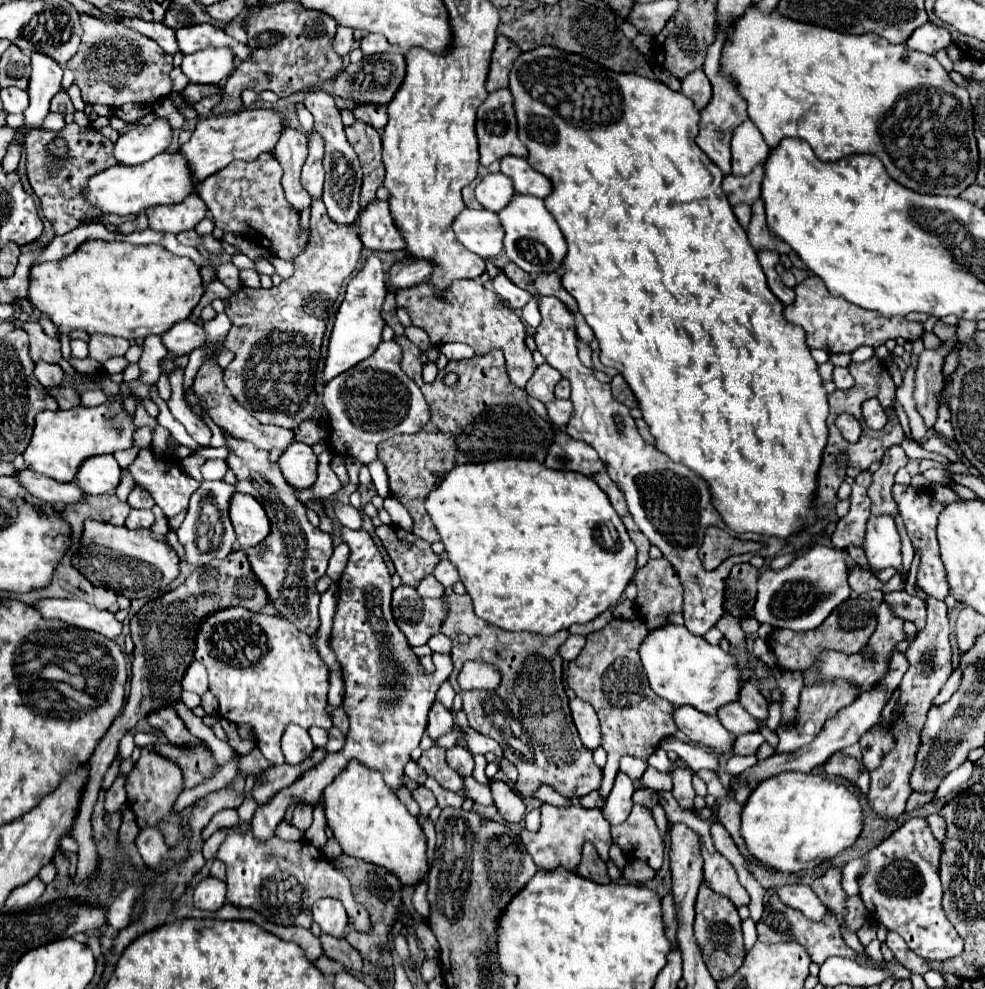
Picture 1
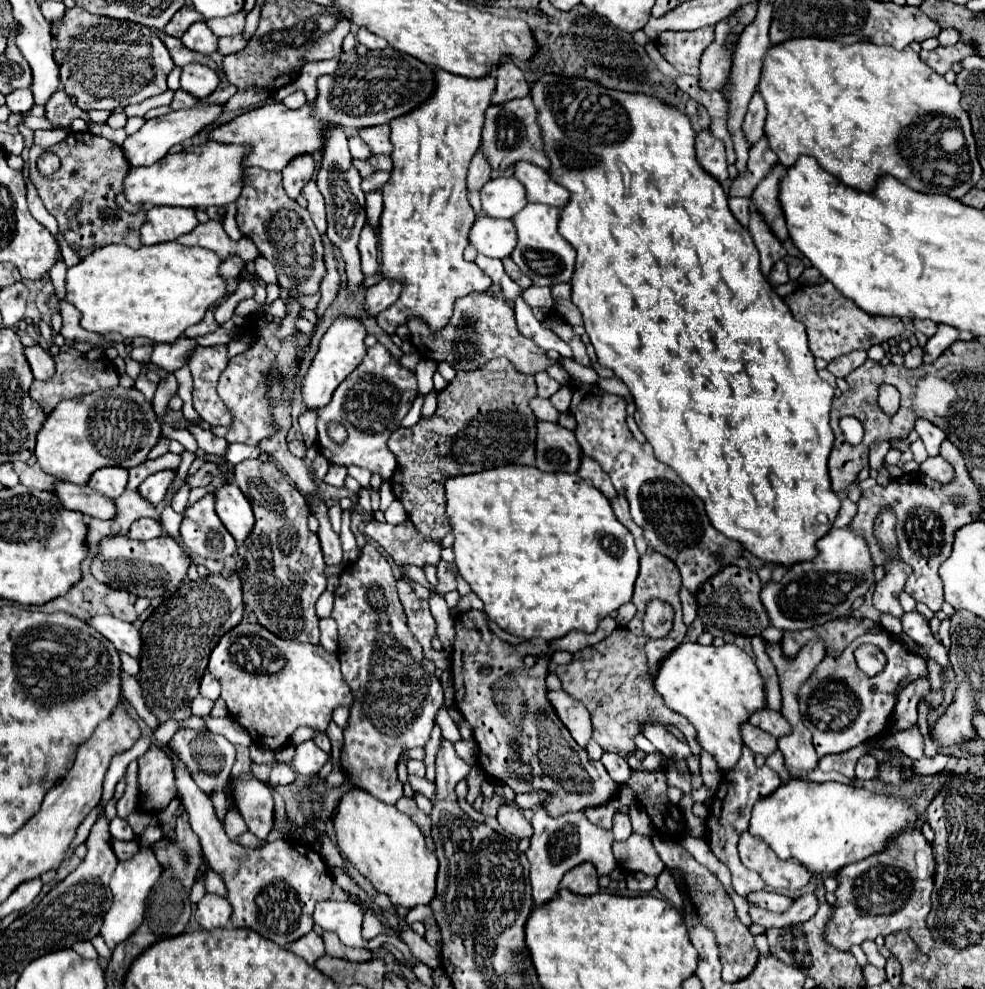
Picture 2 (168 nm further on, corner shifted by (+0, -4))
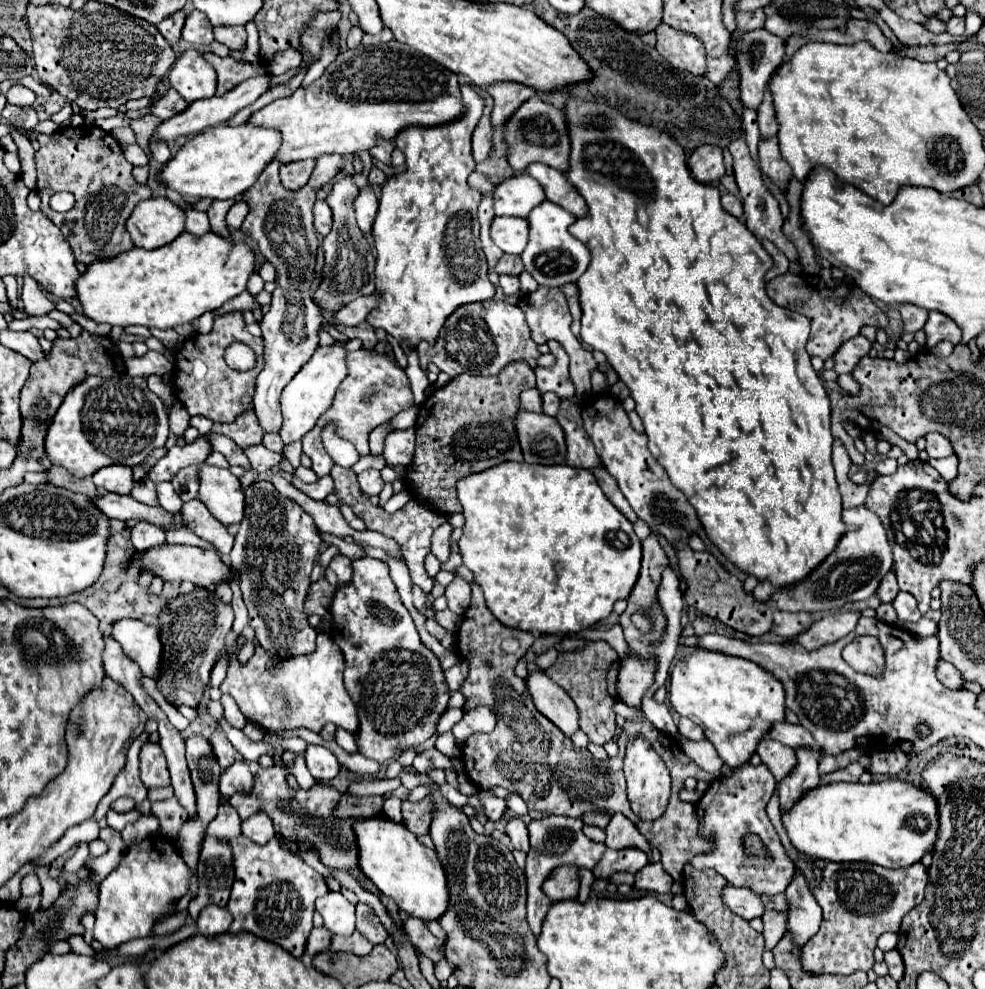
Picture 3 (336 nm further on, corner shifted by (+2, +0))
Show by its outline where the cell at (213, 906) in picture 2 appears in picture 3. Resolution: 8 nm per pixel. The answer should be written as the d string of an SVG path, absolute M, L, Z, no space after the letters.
M207 905L201 909L201 913L197 917L197 927L199 927L201 935L211 937L211 935L219 935L219 933L229 931L231 921L233 921L233 917L225 907Z

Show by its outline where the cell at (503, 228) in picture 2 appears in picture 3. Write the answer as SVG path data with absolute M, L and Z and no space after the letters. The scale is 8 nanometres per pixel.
M495 217L491 223L491 239L501 251L519 255L527 245L527 219Z

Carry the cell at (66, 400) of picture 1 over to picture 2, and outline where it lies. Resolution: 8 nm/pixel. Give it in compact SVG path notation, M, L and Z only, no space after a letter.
M63 345L59 355L53 357L55 359L55 375L53 379L49 381L33 381L31 389L29 389L29 397L43 407L45 413L51 413L59 401L63 399L75 399L75 397L81 397L85 393L91 393L91 391L97 391L97 389L109 389L109 387L117 387L119 385L119 375L117 375L117 369L111 361L87 361L85 353L69 347L69 345Z

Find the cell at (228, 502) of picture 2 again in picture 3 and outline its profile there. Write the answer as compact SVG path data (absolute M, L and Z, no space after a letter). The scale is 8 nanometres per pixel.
M203 465L199 499L207 503L207 509L223 525L233 527L241 523L245 513L245 497L239 479L233 473L229 473L229 469Z

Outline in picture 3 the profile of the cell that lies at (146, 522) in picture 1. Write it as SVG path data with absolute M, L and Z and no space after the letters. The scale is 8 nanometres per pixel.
M139 521L133 529L131 529L131 543L137 551L147 551L155 545L163 545L165 543L165 533L161 527L147 523L147 521Z

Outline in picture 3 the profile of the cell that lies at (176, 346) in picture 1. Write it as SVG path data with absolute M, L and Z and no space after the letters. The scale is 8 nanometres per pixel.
M147 351L143 357L133 357L125 361L127 373L131 377L149 377L149 375L167 375L171 365L161 351Z

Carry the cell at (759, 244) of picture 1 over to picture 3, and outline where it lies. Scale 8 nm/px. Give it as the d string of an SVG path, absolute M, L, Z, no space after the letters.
M775 137L767 141L759 141L759 167L783 193L787 193L787 185L793 173L791 167L787 167L787 163L781 157L779 143Z

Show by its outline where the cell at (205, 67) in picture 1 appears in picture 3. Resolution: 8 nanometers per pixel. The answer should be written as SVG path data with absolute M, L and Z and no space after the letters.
M189 49L171 67L169 83L187 103L193 103L215 95L217 77L215 69L203 59L203 53Z

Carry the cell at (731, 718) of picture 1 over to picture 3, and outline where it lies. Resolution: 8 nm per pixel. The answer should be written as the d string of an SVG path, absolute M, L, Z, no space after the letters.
M765 737L757 745L757 755L761 761L769 767L769 771L775 775L775 779L783 779L791 767L795 767L795 751L791 747L785 747L779 741L773 741L771 737Z

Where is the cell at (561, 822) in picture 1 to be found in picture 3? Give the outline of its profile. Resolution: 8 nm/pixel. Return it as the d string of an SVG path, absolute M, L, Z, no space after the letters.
M549 815L543 819L533 819L529 823L529 839L531 839L531 849L527 853L527 863L525 863L525 877L527 877L527 923L531 927L531 931L535 935L539 935L541 931L541 923L543 923L543 915L547 913L547 907L551 905L551 899L547 899L547 895L543 893L541 885L545 883L545 879L551 875L551 871L555 867L561 865L569 865L575 861L577 867L585 867L591 869L599 863L599 859L605 853L605 843L597 843L593 839L589 839L583 831L583 821L581 819L573 819L573 817L557 817L557 815Z

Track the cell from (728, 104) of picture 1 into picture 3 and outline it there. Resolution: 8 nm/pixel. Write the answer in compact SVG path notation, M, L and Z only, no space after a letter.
M713 145L697 147L689 157L689 165L691 165L689 167L691 175L701 183L719 181L725 175L723 153L719 147L713 147Z

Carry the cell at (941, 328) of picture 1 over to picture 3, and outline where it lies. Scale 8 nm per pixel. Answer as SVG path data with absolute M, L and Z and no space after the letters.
M903 305L899 307L901 319L905 323L903 333L915 333L923 327L923 323L927 323L927 311L923 311L921 307L911 307L911 305Z

